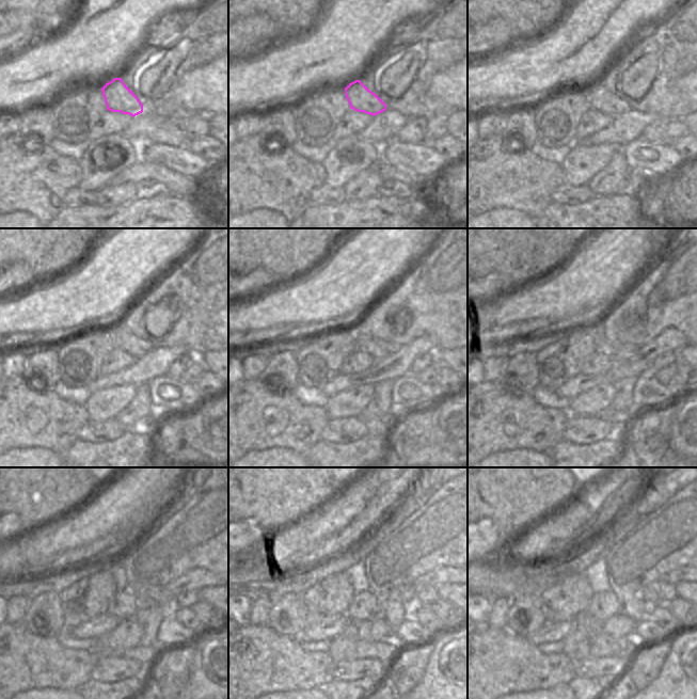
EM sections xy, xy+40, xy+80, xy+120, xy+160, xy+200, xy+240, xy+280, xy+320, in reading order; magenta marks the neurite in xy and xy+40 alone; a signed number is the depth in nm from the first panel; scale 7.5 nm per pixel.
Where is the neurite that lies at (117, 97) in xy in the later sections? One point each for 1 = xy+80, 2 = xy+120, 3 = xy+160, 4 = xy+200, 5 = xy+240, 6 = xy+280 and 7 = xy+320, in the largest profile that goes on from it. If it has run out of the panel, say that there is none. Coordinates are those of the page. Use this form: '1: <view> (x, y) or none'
1: xy+80 (601, 99)
2: xy+120 (132, 345)
3: xy+160 (378, 349)
4: xy+200 (619, 352)
5: xy+240 (155, 594)
6: xy+280 (408, 593)
7: xy+320 (649, 592)

